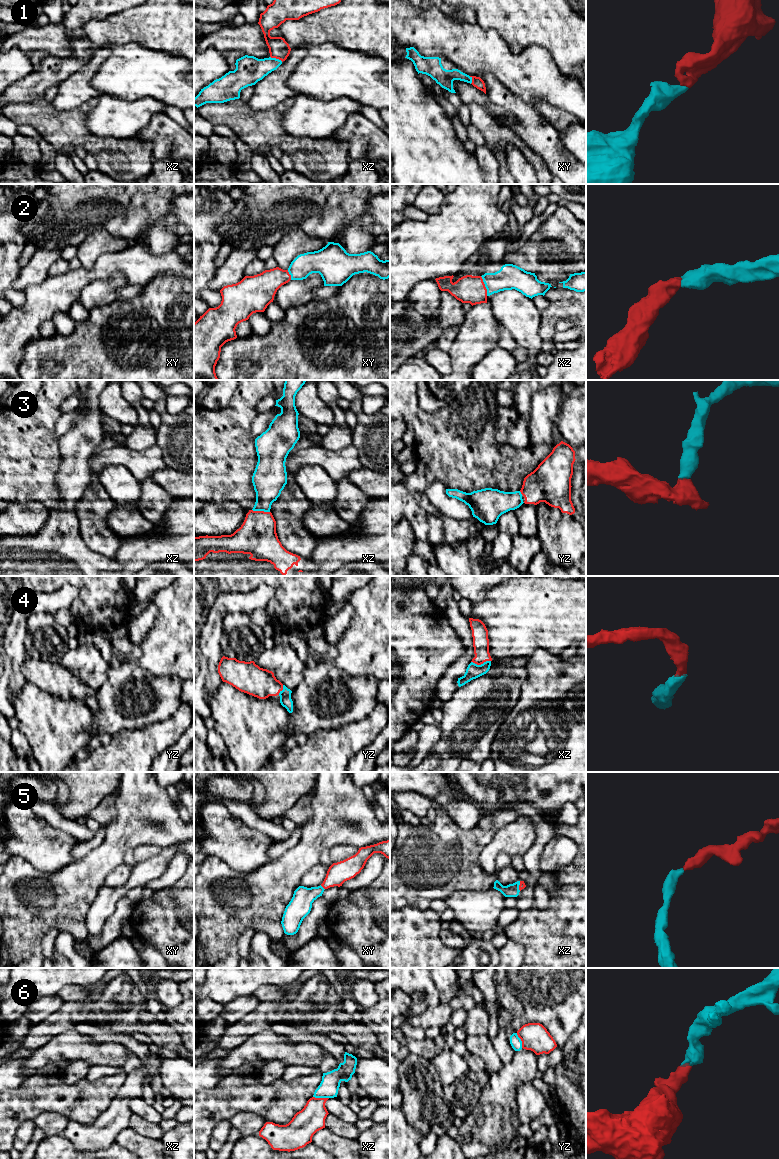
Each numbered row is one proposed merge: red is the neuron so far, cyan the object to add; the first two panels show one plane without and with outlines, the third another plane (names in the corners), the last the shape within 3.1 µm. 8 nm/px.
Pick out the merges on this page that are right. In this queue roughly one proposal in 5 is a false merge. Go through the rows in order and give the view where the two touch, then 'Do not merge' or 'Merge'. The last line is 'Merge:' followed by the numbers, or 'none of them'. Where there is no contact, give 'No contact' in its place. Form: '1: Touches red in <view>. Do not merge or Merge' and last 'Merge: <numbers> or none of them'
1: Touches red in xz. Merge
2: Touches red in xz. Merge
3: Touches red in xz. Merge
4: Touches red in xz. Merge
5: Touches red in xy. Merge
6: Touches red in xz. Merge
Merge: 1, 2, 3, 4, 5, 6

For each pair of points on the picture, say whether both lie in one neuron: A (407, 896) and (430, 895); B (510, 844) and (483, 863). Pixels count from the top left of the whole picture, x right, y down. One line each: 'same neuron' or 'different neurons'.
A: same neuron
B: same neuron

